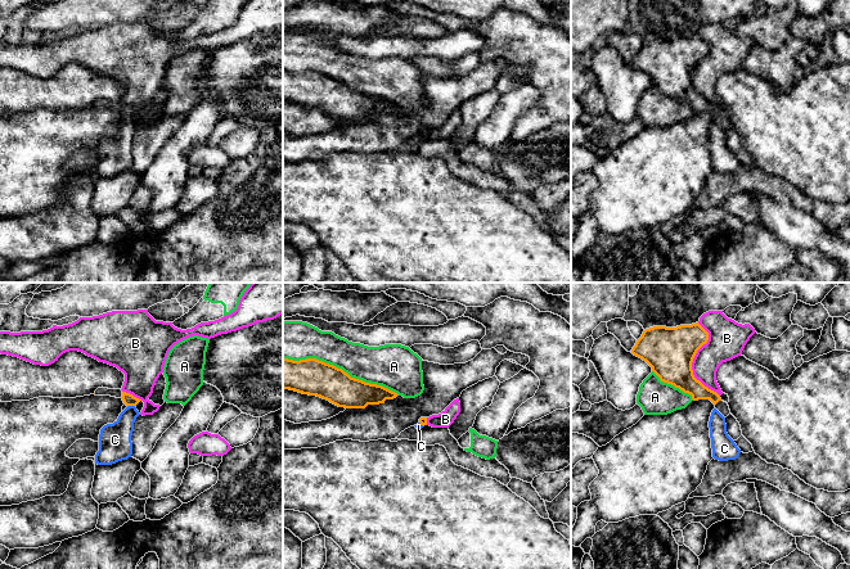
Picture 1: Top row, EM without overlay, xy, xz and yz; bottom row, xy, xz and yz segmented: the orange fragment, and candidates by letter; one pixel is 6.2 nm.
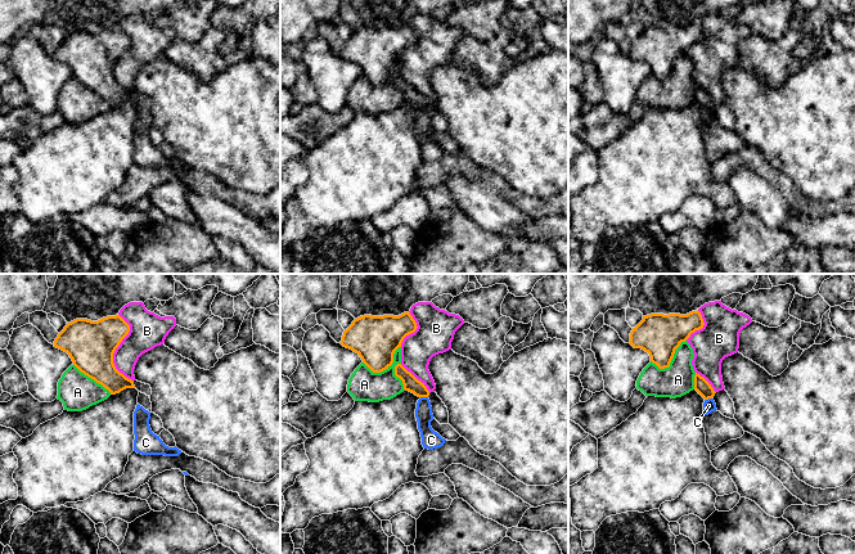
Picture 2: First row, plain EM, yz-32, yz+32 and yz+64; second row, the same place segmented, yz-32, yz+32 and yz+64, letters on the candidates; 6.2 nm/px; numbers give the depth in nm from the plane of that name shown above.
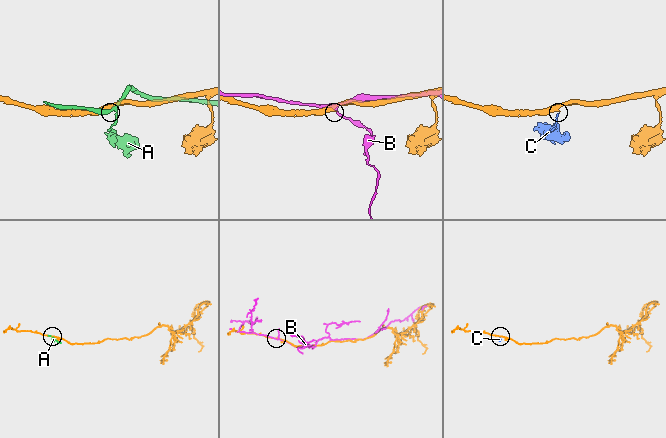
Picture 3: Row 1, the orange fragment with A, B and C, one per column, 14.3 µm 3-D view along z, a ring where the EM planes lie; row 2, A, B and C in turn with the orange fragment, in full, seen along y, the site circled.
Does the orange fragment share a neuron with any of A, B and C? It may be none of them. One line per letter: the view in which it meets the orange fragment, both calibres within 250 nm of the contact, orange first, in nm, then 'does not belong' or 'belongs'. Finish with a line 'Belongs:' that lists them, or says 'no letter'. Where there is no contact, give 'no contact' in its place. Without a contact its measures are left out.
A: meets orange in xz; 220 nm thick on the orange side, 240 nm on the other; does not belong
B: meets orange in yz; 300 nm thick on the orange side, 220 nm on the other; does not belong
C: meets orange in xy; 80 nm thick on the orange side, 200 nm on the other; belongs
Belongs: C

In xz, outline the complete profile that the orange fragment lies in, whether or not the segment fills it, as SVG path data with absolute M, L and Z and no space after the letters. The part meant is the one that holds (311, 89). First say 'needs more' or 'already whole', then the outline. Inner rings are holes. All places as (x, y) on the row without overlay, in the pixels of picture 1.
already whole; M283 71L283 101L316 108L345 121L365 121L397 109L382 98L351 90L342 81L316 71Z

